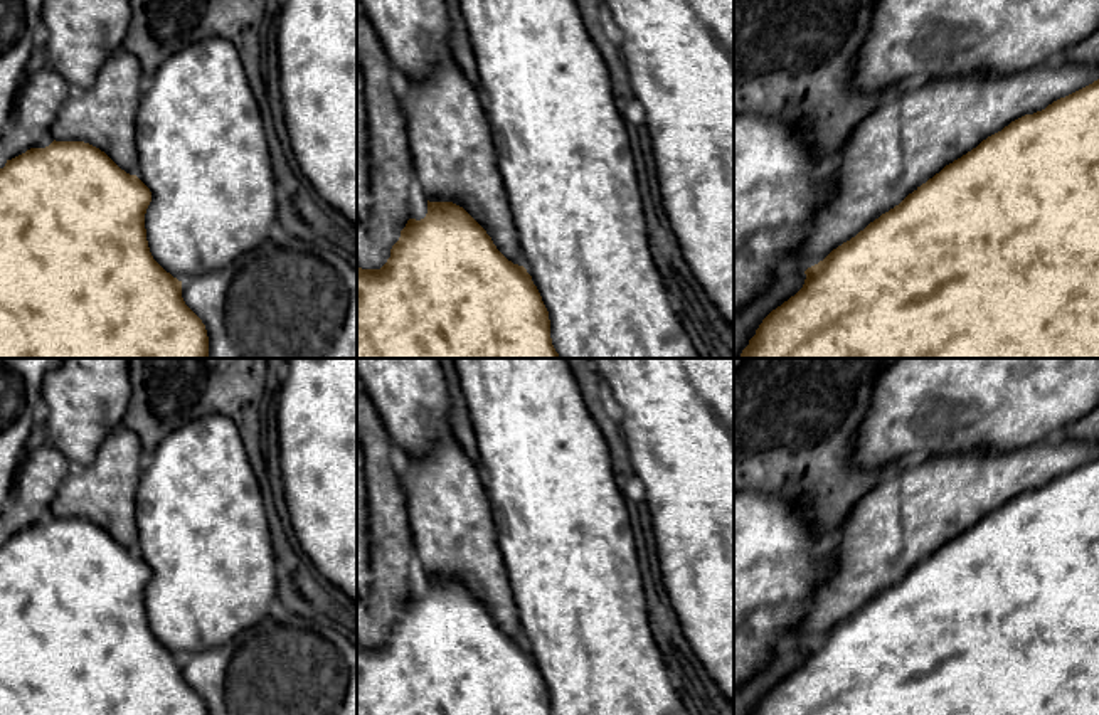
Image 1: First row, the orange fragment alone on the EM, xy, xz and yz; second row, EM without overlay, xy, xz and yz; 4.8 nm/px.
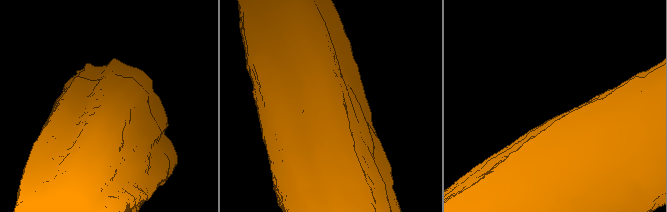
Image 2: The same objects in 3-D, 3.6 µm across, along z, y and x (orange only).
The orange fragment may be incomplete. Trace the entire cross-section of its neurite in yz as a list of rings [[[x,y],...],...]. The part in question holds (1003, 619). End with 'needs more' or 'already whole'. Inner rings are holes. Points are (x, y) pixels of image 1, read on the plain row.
[[[1099,456],[988,513],[804,651],[803,665],[752,715],[1099,715]]]; already whole

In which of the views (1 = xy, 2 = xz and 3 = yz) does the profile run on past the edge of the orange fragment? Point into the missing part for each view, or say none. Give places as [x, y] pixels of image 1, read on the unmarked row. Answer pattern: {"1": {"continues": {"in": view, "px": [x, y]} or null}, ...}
{"1": {"continues": null}, "2": {"continues": null}, "3": {"continues": null}}

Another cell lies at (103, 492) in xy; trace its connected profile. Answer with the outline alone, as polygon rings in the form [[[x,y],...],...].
[[[118,424],[96,459],[74,468],[50,503],[56,518],[84,518],[104,528],[121,547],[138,550],[135,498],[146,459],[136,432]]]

